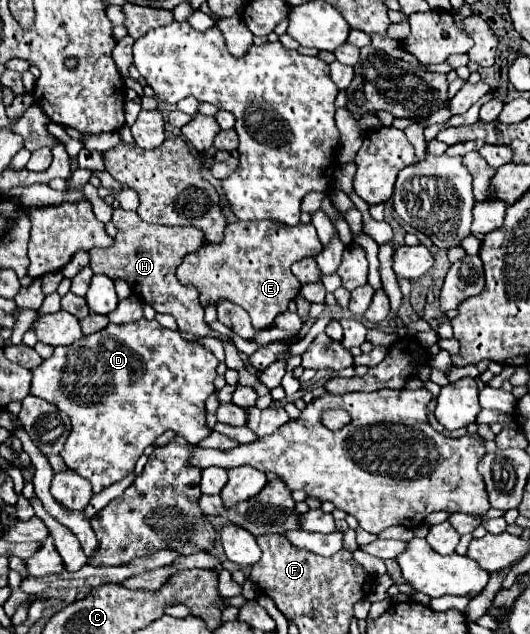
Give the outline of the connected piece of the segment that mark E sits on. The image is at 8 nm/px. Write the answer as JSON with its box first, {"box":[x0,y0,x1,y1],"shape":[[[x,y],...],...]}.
{"box":[178,220,322,330],"shape":[[[270,220],[234,222],[226,226],[226,236],[220,246],[206,244],[184,258],[178,266],[178,280],[198,288],[202,306],[218,302],[218,298],[228,298],[250,314],[256,330],[264,330],[272,326],[274,318],[282,314],[300,292],[300,282],[290,272],[290,266],[320,250],[322,242],[312,224],[282,226]]]}

